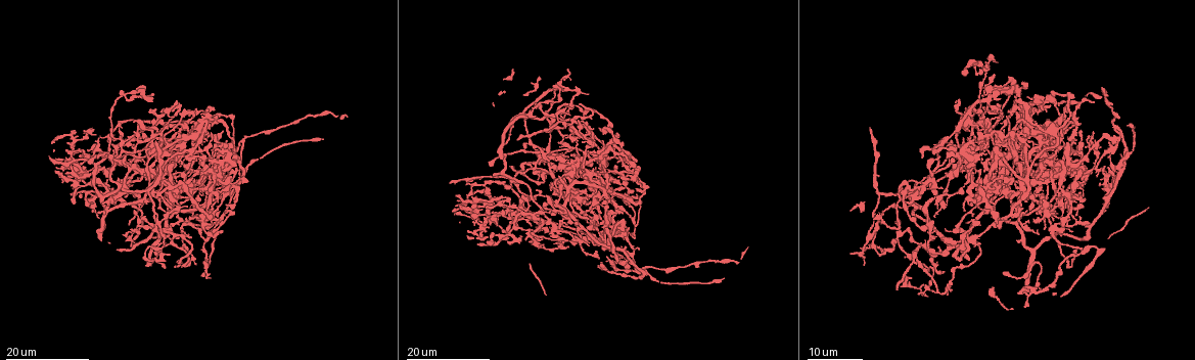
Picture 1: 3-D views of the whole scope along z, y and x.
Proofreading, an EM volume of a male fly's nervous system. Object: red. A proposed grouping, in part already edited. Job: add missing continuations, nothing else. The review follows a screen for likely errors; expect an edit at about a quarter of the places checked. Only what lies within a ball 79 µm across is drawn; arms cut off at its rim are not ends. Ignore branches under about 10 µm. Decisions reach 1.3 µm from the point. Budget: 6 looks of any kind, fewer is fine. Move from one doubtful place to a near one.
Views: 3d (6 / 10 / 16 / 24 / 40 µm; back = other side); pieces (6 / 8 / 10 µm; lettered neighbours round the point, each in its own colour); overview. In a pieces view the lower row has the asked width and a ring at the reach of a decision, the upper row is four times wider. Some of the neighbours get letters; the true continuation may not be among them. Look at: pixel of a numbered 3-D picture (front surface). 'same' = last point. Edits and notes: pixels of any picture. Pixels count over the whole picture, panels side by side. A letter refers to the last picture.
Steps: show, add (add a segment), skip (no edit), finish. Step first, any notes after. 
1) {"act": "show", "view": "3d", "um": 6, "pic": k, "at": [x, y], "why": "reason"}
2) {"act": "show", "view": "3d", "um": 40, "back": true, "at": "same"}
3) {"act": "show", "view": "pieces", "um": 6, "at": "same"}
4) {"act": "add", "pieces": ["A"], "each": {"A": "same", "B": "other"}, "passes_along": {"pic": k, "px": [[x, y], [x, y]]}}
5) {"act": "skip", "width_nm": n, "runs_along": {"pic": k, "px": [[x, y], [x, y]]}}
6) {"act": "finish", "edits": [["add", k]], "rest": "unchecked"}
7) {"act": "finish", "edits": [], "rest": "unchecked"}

{"act": "show", "view": "3d", "um": 24, "pic": 1, "at": [508, 243], "why": "free end"}

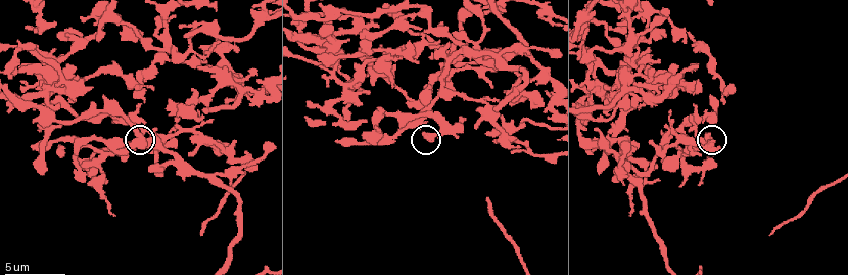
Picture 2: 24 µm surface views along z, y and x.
{"act": "show", "view": "pieces", "um": 6, "pic": 2, "at": [428, 138], "why": "what lies round it"}

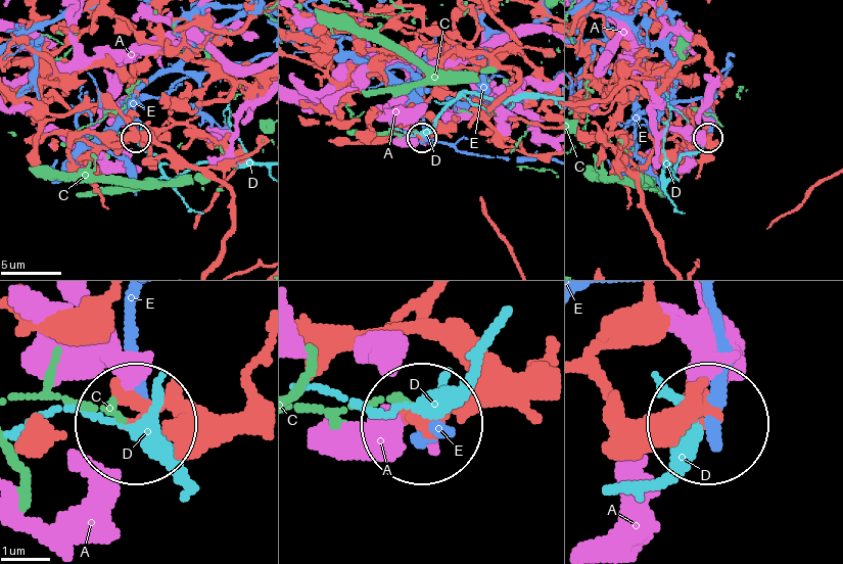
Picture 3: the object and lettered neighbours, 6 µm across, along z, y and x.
{"act": "skip", "each": {"A": "other", "C": "other", "D": "other", "E": "other"}, "found": "no lettered segment goes on from it"}

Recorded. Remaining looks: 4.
{"act": "show", "view": "3d", "um": 16, "pic": 1, "at": [1055, 141], "why": "an open end"}

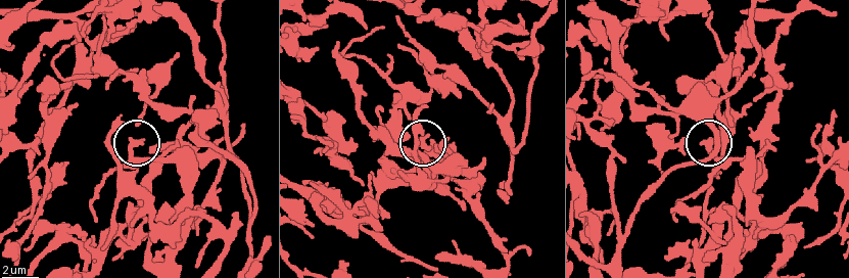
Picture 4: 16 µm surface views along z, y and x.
{"act": "show", "view": "pieces", "um": 6, "pic": 4, "at": [702, 142]}

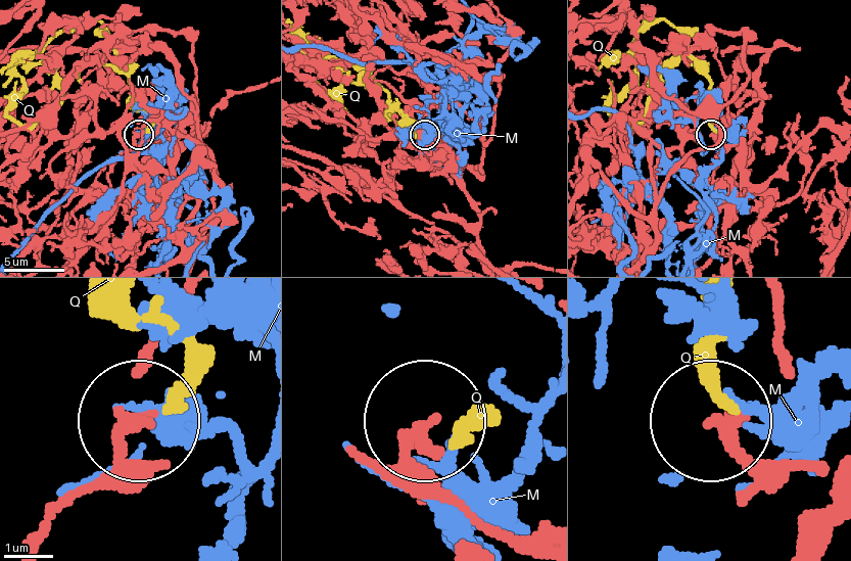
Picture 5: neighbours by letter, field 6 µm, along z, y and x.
{"act": "skip", "width_nm": 330, "each": {"M": "other", "Q": "other"}, "runs_along": {"pic": 5, "px": [[153, 465], [130, 453], [138, 420]]}, "found": "no lettered segment goes on from it"}

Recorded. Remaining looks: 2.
{"act": "show", "view": "3d", "um": 24, "pic": 1, "at": [638, 188]}

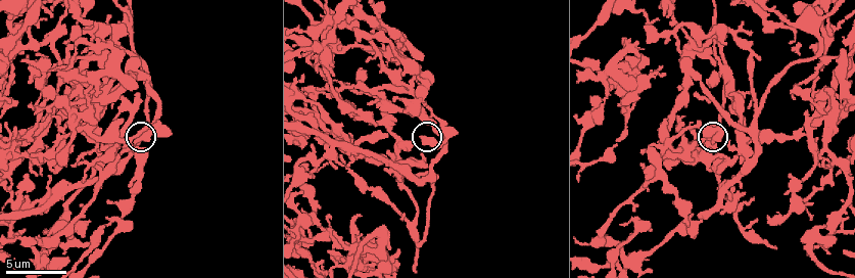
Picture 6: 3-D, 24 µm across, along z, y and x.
{"act": "show", "view": "pieces", "um": 6, "pic": 6, "at": [423, 139]}

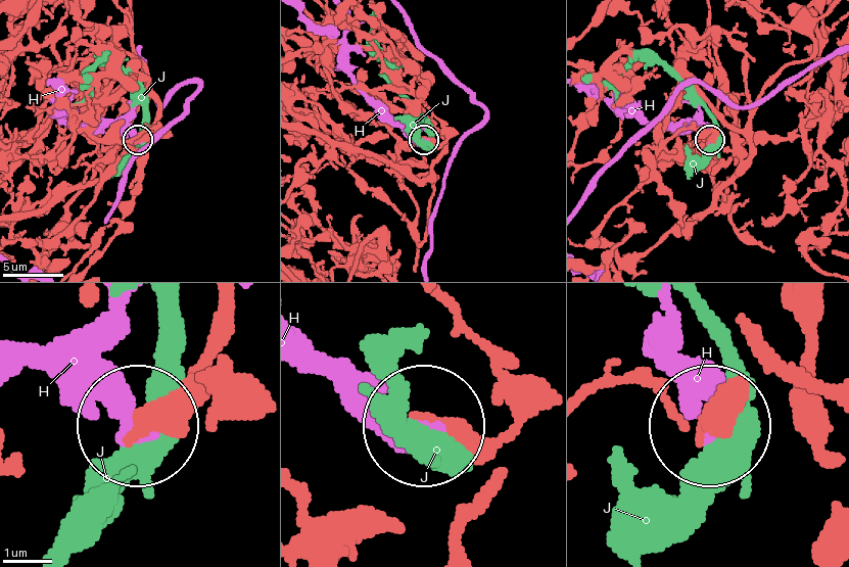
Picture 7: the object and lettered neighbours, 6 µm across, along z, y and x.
{"act": "skip", "width_nm": 360, "each": {"H": "other", "J": "other"}, "found": "none of them fits"}

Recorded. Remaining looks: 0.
{"act": "finish", "edits": [], "rest": "unchecked"}

